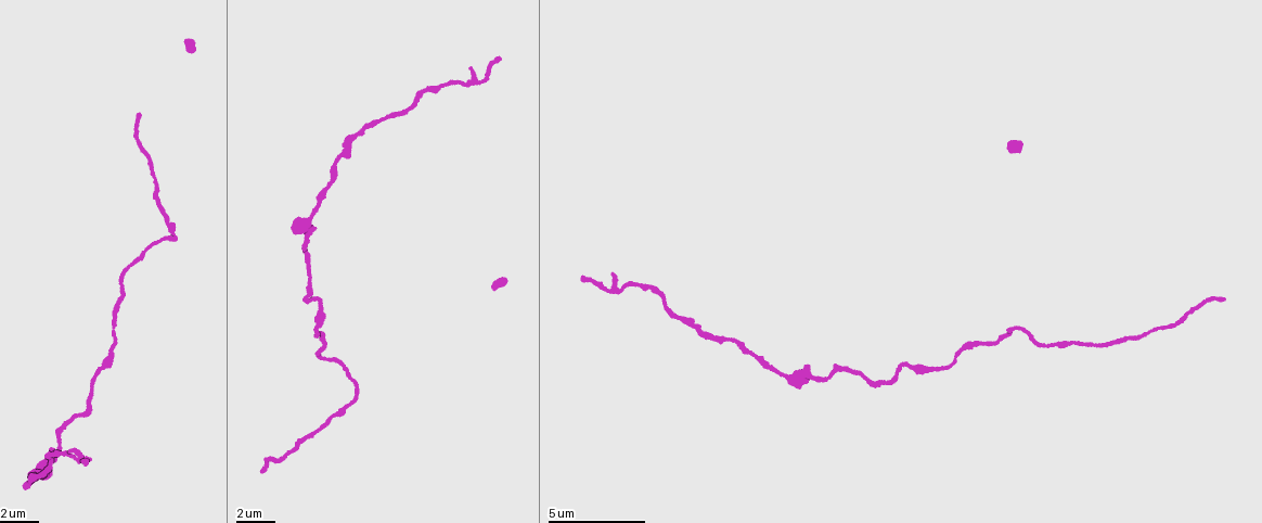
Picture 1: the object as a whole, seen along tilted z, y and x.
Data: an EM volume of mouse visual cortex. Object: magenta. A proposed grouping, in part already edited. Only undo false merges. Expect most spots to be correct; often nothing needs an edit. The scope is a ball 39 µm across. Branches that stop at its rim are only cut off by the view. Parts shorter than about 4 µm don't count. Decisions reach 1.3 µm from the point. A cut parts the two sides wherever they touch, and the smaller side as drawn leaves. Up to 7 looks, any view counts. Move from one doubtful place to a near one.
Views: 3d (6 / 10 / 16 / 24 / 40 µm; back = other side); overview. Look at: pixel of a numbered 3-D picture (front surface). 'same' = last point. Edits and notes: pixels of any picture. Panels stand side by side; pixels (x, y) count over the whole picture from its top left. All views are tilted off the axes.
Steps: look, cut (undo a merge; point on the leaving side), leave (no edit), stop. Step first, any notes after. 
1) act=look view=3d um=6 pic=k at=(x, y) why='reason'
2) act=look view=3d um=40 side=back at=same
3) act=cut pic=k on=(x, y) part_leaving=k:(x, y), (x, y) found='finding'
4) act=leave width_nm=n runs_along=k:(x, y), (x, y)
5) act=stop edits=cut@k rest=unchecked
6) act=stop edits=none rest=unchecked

act=look view=3d um=6 pic=1 at=(901, 366)

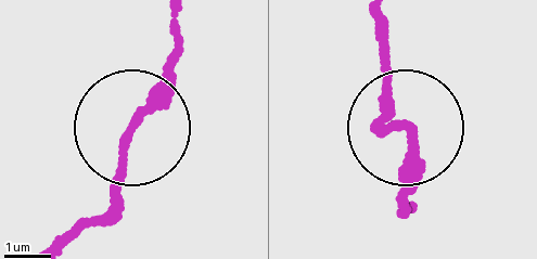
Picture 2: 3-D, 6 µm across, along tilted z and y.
act=leave width_nm=170 runs_along=2:(135, 134), (100, 224) found='all the same cell'

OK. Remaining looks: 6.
act=look view=3d um=16 pic=1 at=(785, 377) why='calibre changes'

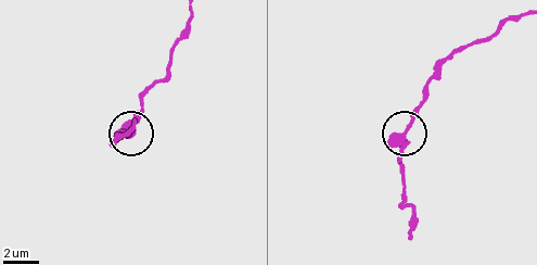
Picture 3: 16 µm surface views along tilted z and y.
act=leave width_nm=350 runs_along=3:(410, 207), (403, 200), (401, 140), (425, 92) found='continuous, no second cell'

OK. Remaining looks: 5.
act=look view=3d um=10 pic=1 at=(169, 237)

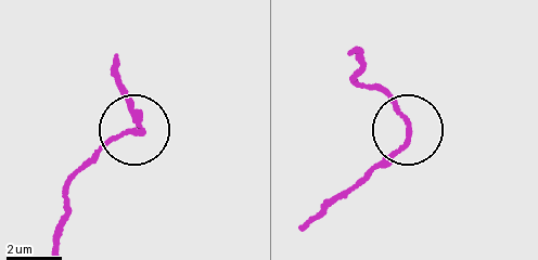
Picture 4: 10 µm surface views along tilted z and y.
act=look view=3d um=10 side=back pic=4 at=(135, 134)

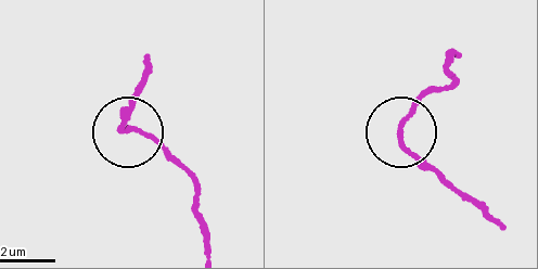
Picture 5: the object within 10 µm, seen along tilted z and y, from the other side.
act=leave side_arm_um=12 runs_along=5:(209, 246), (188, 175), (149, 136), (122, 124), (135, 93) found='all the same cell'

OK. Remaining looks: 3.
act=stop edits=none rest=unchecked

